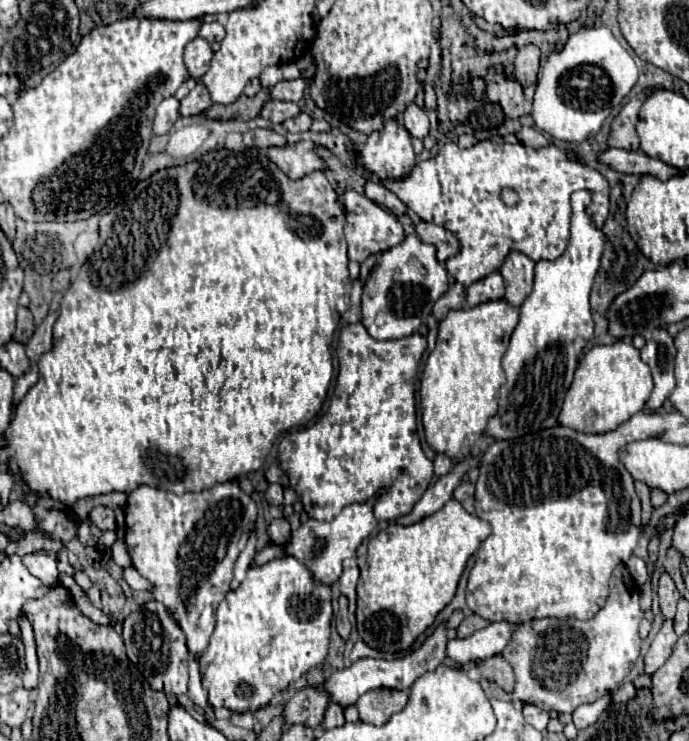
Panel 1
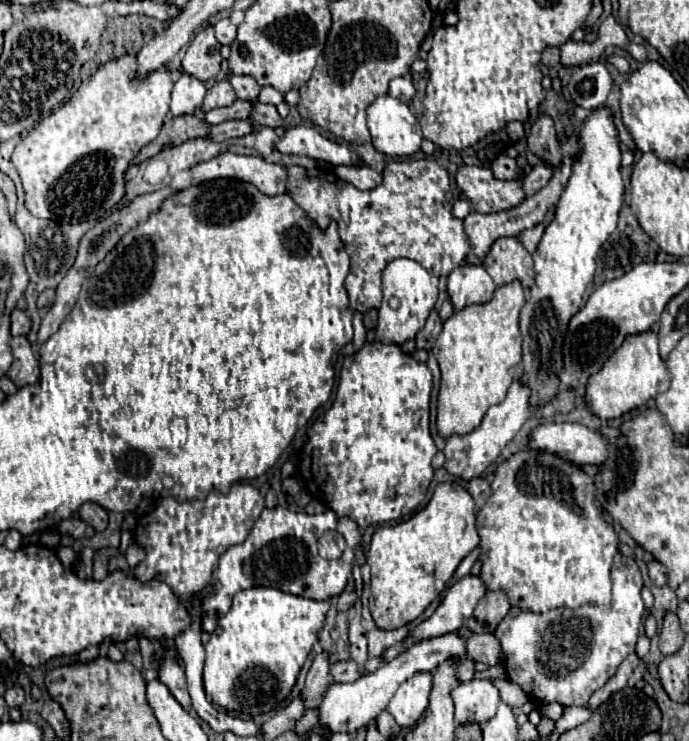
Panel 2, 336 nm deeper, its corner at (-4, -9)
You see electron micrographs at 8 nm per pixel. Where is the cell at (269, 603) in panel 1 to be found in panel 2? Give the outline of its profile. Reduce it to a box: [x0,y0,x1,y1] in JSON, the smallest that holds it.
[204,587,330,717]

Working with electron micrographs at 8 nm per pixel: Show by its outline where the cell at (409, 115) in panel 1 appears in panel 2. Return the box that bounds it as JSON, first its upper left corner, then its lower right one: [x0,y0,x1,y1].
[388,77,416,105]

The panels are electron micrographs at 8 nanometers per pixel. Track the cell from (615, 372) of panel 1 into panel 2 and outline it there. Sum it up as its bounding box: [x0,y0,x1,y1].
[584,331,670,421]

